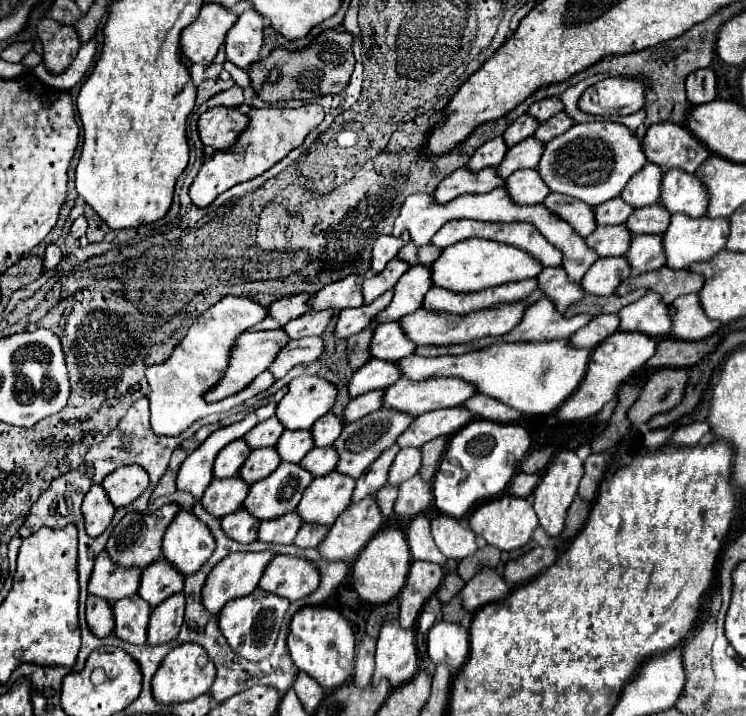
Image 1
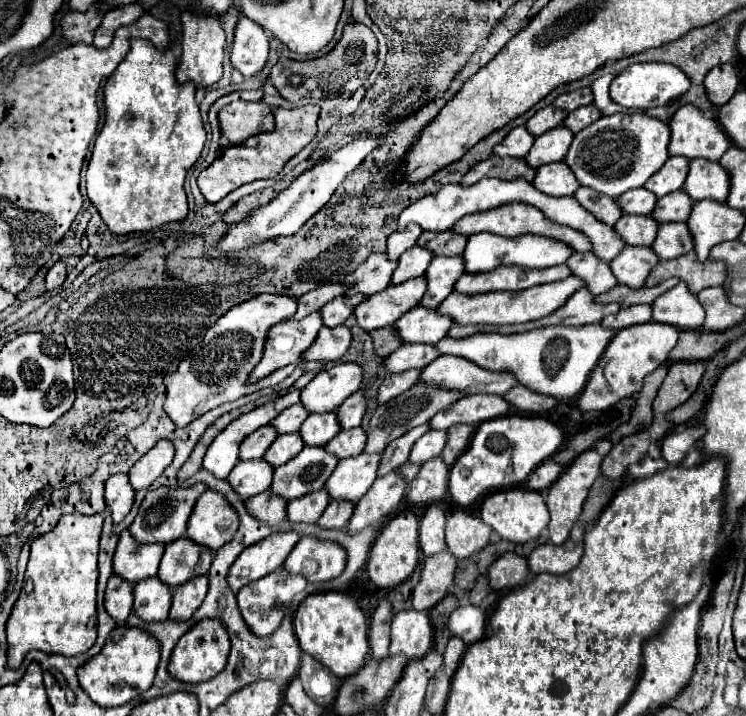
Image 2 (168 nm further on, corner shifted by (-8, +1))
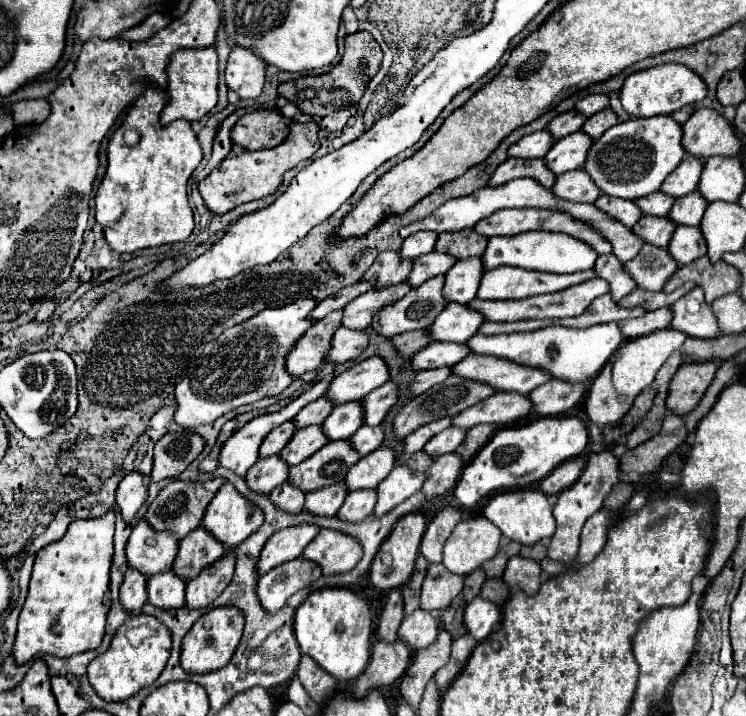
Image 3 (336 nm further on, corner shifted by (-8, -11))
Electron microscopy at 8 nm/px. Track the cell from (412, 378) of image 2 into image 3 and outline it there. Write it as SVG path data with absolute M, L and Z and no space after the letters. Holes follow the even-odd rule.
M436 368L436 370L422 370L414 376L414 380L408 384L408 390L412 396L418 396L432 388L434 384L446 380L450 376L450 368Z

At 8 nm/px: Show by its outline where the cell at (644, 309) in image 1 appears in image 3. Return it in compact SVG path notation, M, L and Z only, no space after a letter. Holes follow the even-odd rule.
M694 288L676 304L672 304L670 328L696 338L712 338L718 334L716 318L710 310L710 304L706 304L700 288Z

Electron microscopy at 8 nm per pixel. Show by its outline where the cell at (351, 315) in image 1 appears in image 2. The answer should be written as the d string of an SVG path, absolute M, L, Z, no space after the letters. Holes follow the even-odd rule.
M426 276L412 278L404 284L390 284L382 292L370 296L364 304L356 308L358 326L364 330L376 330L396 324L400 316L416 308L426 292Z

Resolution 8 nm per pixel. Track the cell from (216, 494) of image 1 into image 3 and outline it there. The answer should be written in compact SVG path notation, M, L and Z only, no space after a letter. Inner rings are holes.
M270 456L270 458L260 458L246 474L248 488L256 494L268 496L272 488L278 484L284 484L288 480L288 464L280 456Z

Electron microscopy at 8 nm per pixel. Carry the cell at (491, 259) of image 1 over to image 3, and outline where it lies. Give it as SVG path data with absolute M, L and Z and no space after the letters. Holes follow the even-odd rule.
M524 232L520 236L500 236L490 238L488 246L482 254L484 270L492 270L498 266L518 266L524 270L538 270L538 272L554 272L554 274L572 274L580 270L590 270L596 262L596 252L582 244L580 240L566 236L566 234L554 234L554 232Z

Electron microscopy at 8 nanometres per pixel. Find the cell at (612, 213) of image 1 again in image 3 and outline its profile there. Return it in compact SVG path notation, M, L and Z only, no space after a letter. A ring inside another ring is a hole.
M656 192L652 196L642 196L640 200L636 200L636 206L646 216L666 216L668 210L672 208L672 204L674 204L674 198L662 194L662 192Z

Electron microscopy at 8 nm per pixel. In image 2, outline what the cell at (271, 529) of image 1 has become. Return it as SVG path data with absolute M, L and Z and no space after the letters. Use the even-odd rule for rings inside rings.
M324 488L310 492L306 496L300 496L296 500L290 500L288 502L288 520L314 524L326 510L328 502L330 502L330 494Z

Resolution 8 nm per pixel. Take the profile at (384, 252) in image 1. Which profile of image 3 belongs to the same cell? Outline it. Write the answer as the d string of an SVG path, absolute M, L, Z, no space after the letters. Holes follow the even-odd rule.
M416 232L412 236L408 236L402 244L402 250L400 250L400 258L418 258L418 256L424 256L428 252L434 250L434 244L436 244L436 238L438 234L436 232Z

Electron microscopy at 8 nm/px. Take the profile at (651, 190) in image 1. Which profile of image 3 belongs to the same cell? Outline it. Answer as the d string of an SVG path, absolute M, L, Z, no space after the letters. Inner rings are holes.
M686 154L684 160L680 162L680 168L676 168L676 172L672 172L672 176L668 176L668 180L664 180L664 184L660 186L660 192L668 194L672 198L690 194L698 188L700 172L702 172L702 162L698 158Z

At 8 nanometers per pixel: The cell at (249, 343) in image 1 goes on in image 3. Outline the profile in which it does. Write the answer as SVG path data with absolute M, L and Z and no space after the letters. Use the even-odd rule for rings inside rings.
M342 310L328 314L326 318L318 320L300 340L294 344L292 352L288 352L286 368L288 374L298 378L304 372L316 370L324 362L324 354L330 348L330 338L338 330L342 318Z

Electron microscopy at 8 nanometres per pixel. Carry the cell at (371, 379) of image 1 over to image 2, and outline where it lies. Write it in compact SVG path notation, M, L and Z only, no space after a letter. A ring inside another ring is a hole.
M402 344L396 352L386 358L386 368L390 374L412 370L412 368L426 368L432 360L440 356L436 344Z

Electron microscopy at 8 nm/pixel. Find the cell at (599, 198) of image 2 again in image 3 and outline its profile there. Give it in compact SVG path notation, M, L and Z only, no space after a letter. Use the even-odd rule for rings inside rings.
M602 194L594 202L594 206L598 210L606 212L610 218L622 222L626 228L632 228L640 220L640 216L642 216L642 212L638 210L638 206L634 202L622 200L622 198L612 198L612 196L606 196L606 194Z

